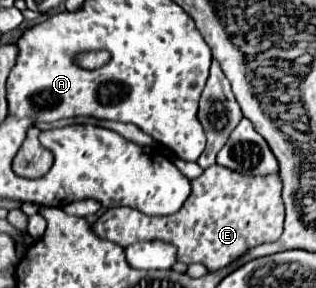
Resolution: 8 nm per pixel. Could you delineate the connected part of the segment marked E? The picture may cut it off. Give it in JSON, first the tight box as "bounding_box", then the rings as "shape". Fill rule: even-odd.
{"bounding_box":[92,164,284,272],"shape":[[[214,164],[206,168],[200,178],[192,180],[192,192],[176,214],[146,216],[132,208],[110,208],[92,224],[92,232],[122,248],[136,242],[162,240],[176,246],[178,262],[200,262],[214,272],[250,248],[280,238],[284,222],[284,202],[280,194],[282,180],[278,176],[242,176]]]}

